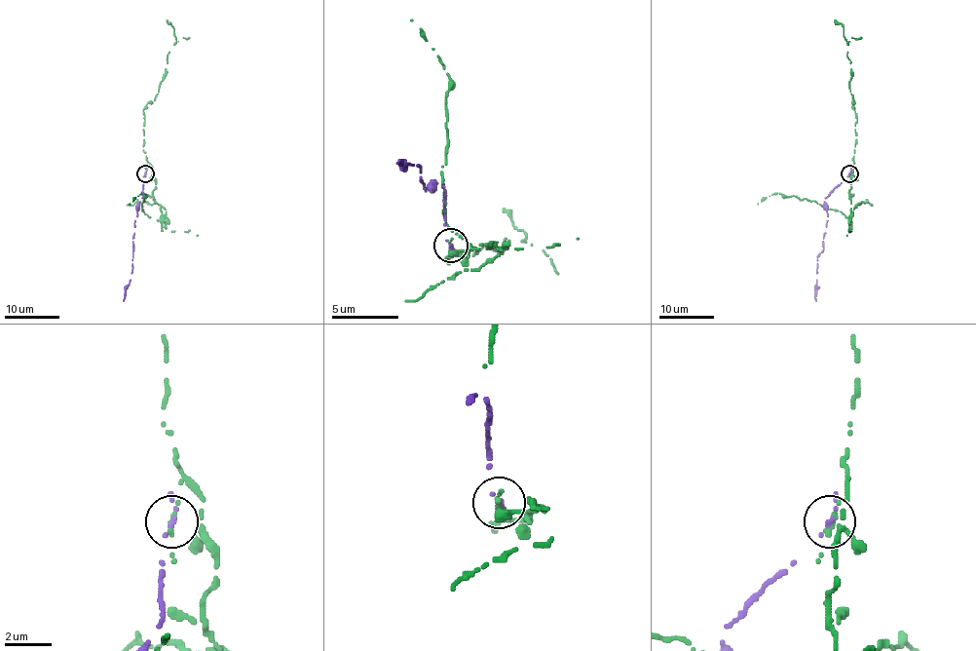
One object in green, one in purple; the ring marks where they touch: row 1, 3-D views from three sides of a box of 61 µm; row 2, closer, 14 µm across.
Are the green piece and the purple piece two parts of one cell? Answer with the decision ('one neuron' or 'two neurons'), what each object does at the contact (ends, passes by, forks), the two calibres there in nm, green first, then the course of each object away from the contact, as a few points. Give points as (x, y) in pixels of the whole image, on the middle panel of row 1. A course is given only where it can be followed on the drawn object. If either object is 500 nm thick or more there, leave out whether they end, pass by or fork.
two neurons; green ends there; purple ends there; 240 nm thick on the green side, 240 nm on the other; green runs (450, 246), (460, 256), (476, 249), (469, 246), (490, 249), (463, 240), (443, 215), (450, 81), (409, 20); purple runs (450, 246), (443, 185), (436, 182), (427, 192), (420, 178), (420, 182), (420, 166), (396, 162)

